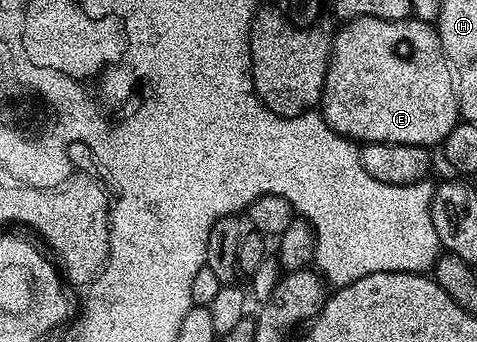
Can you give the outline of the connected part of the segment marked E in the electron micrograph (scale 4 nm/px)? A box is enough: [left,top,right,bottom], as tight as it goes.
[321,18,461,149]

